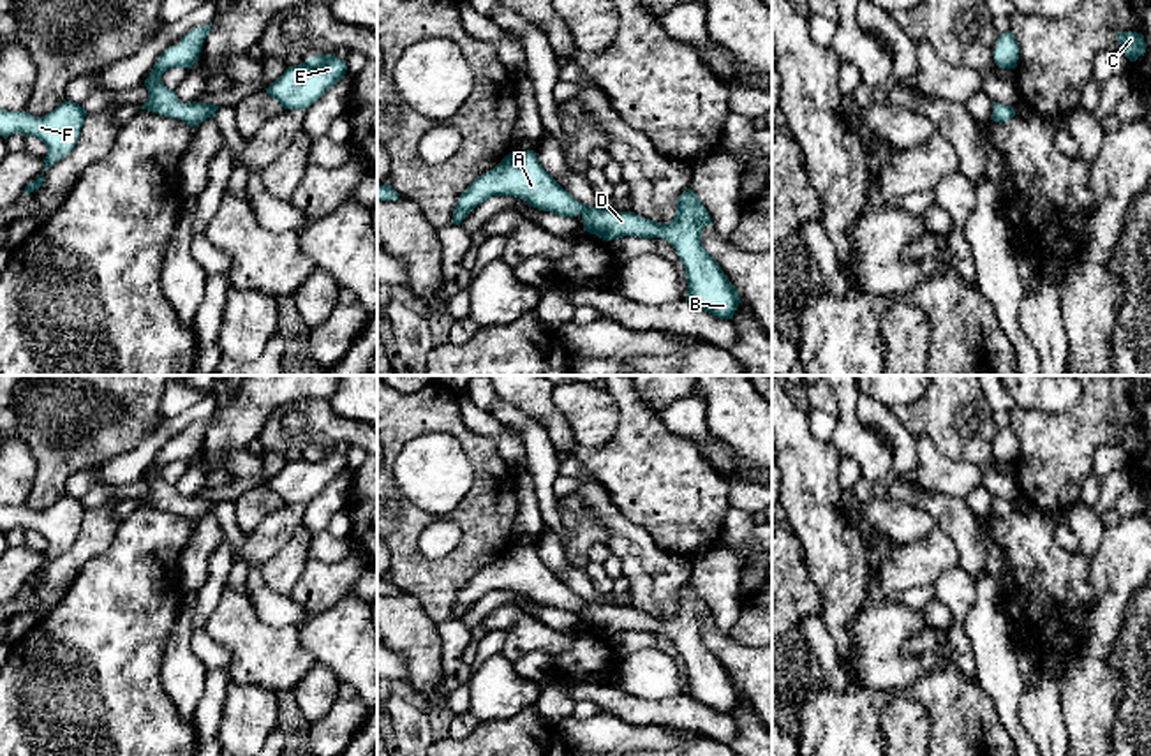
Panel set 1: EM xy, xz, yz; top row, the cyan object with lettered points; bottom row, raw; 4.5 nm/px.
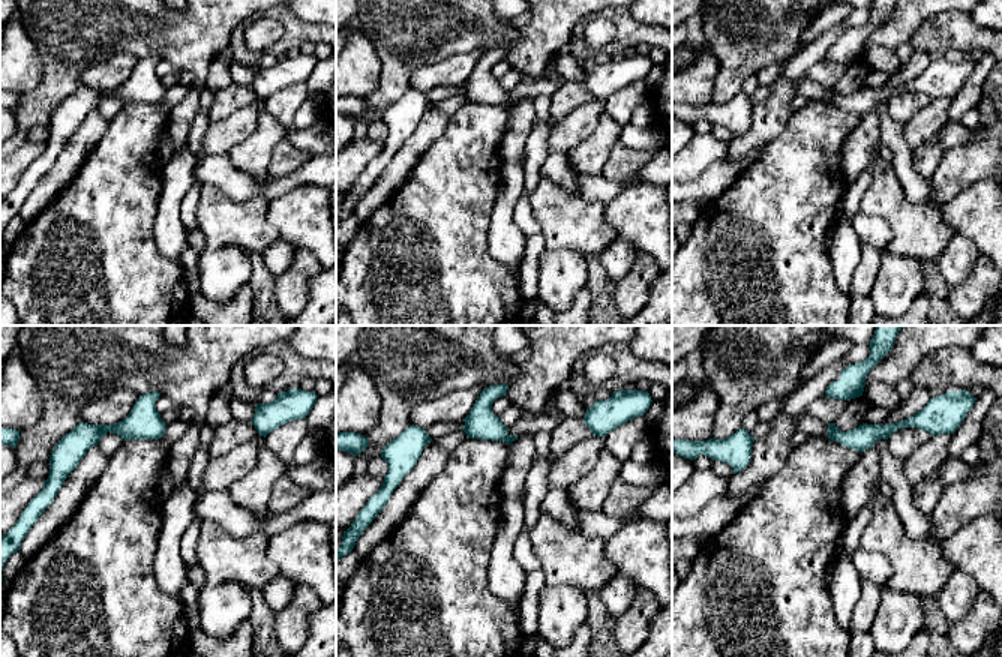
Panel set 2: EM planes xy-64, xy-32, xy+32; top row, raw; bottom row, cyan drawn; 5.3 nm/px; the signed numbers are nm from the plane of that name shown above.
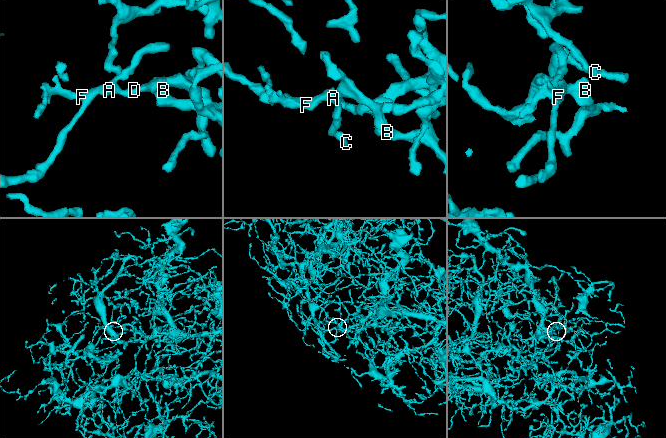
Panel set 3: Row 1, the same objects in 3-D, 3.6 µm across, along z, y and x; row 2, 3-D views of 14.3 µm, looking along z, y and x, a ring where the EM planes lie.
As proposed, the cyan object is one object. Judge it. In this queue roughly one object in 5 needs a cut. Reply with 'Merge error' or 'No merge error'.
No merge error

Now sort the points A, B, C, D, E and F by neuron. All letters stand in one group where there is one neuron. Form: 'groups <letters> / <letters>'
groups A B C D E F

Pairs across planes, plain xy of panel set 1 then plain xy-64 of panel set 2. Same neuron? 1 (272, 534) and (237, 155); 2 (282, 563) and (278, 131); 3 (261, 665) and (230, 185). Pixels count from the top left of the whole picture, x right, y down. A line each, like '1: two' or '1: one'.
1: two
2: one
3: two

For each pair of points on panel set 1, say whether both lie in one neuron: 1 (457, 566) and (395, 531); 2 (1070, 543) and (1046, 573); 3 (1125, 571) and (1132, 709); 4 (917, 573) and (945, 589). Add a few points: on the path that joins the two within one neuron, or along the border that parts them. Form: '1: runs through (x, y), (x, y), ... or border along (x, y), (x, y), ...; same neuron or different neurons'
1: runs through (439, 566), (423, 566), (406, 548); same neuron
2: border along (1058, 522), (1054, 540), (1063, 548), (1077, 552); different neurons
3: border along (1132, 592), (1125, 608), (1123, 630), (1113, 644); different neurons
4: border along (959, 566), (943, 571), (931, 584); different neurons

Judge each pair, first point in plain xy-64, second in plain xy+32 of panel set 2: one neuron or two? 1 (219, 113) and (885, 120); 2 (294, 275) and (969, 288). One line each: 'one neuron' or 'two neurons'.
1: two neurons
2: one neuron

